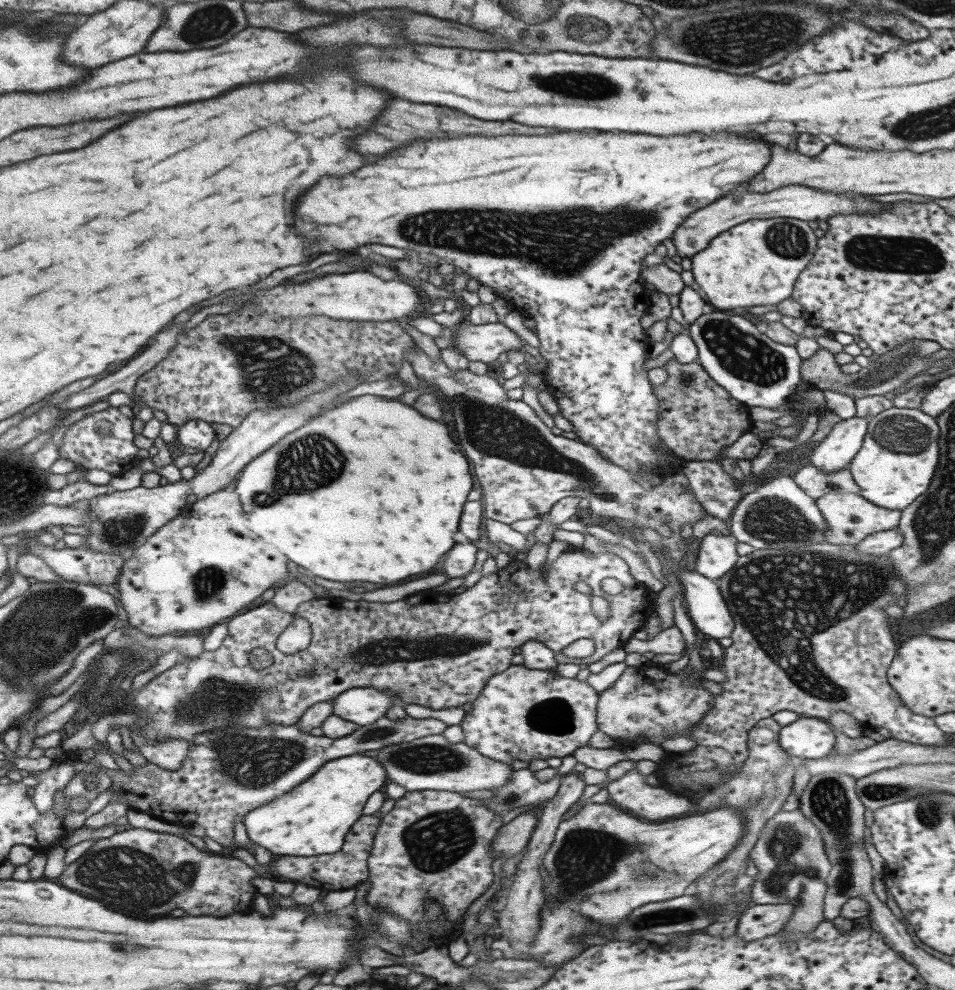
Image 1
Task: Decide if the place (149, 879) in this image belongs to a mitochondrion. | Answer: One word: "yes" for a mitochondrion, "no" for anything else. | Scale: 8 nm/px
yes

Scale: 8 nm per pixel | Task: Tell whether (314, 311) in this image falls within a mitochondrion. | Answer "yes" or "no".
no

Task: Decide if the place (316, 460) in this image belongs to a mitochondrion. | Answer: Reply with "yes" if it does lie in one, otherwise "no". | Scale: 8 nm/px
yes

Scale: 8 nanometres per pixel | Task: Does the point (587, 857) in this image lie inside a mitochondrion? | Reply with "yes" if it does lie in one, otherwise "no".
yes

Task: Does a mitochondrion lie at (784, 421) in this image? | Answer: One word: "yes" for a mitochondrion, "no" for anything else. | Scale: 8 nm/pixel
no

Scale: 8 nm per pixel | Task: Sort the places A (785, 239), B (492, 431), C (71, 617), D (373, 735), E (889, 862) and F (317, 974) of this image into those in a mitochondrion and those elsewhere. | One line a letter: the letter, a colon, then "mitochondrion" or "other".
A: mitochondrion
B: mitochondrion
C: mitochondrion
D: mitochondrion
E: other
F: other

